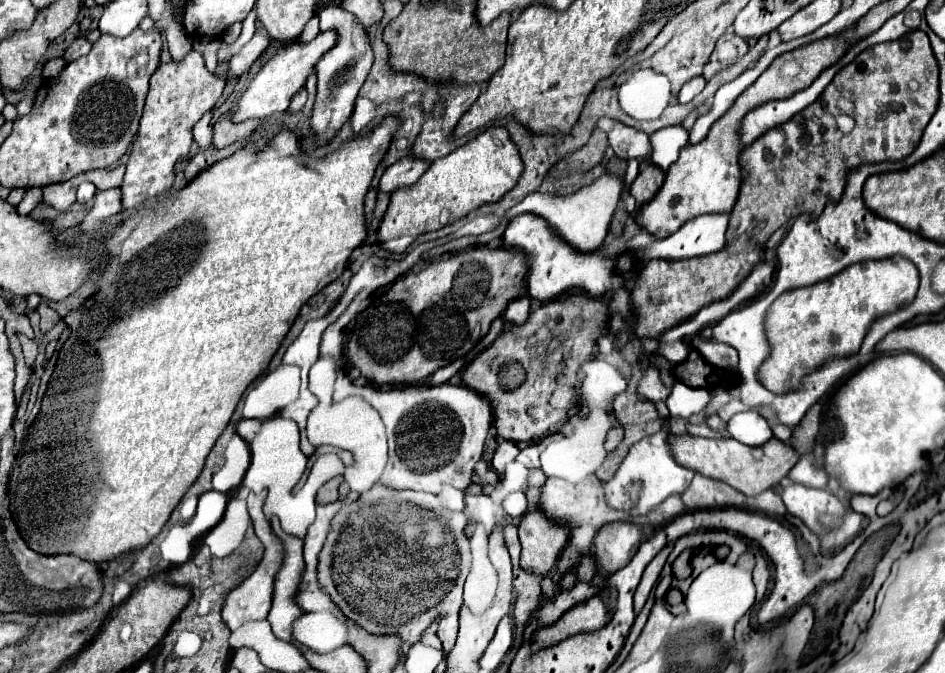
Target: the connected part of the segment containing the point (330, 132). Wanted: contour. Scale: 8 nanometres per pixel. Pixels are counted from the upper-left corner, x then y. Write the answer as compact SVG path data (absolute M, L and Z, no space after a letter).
M342 3L324 7L320 13L320 31L334 29L338 33L338 43L332 47L316 65L316 75L318 75L318 93L316 101L312 107L312 117L310 117L310 131L316 137L316 147L322 147L334 139L334 135L342 129L342 125L350 119L354 111L354 103L358 97L358 91L362 83L368 77L368 71L372 67L374 55L372 55L372 45L368 39L368 33L364 31L362 25L358 25L356 17L348 13Z

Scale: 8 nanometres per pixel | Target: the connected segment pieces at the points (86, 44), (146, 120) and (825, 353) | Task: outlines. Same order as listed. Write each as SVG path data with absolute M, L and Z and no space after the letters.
M80 37L80 39L76 39L76 41L66 49L64 59L66 59L66 61L74 61L74 59L78 59L78 57L86 55L90 49L92 49L92 43L90 43L88 39Z
M190 51L180 61L160 63L150 77L150 91L140 119L140 131L128 155L126 175L122 183L122 207L132 211L144 201L162 197L174 183L174 165L186 157L192 145L192 127L210 111L222 95L226 85L224 77L210 73L198 51Z
M906 257L854 263L834 277L782 293L766 311L770 355L758 369L758 381L772 393L796 389L804 375L830 357L854 355L874 319L912 303L918 291L918 269Z

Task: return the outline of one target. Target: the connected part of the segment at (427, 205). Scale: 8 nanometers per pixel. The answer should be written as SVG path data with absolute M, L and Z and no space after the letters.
M490 127L450 155L432 161L414 185L392 193L382 219L382 231L378 229L378 241L390 253L404 253L418 235L438 231L466 217L480 205L500 201L516 185L520 173L522 159L508 137L508 131L502 127Z

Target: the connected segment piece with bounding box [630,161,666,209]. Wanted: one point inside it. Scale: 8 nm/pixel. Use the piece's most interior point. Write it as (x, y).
(650, 178)

